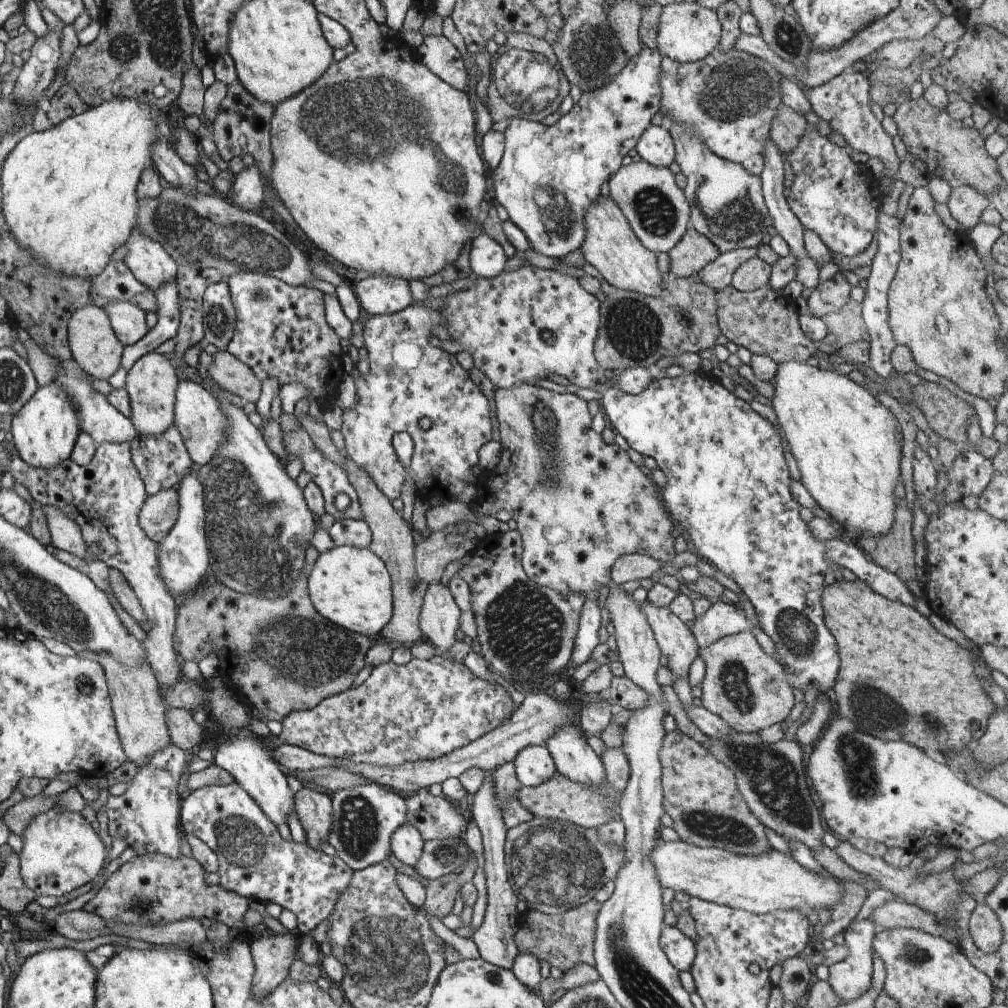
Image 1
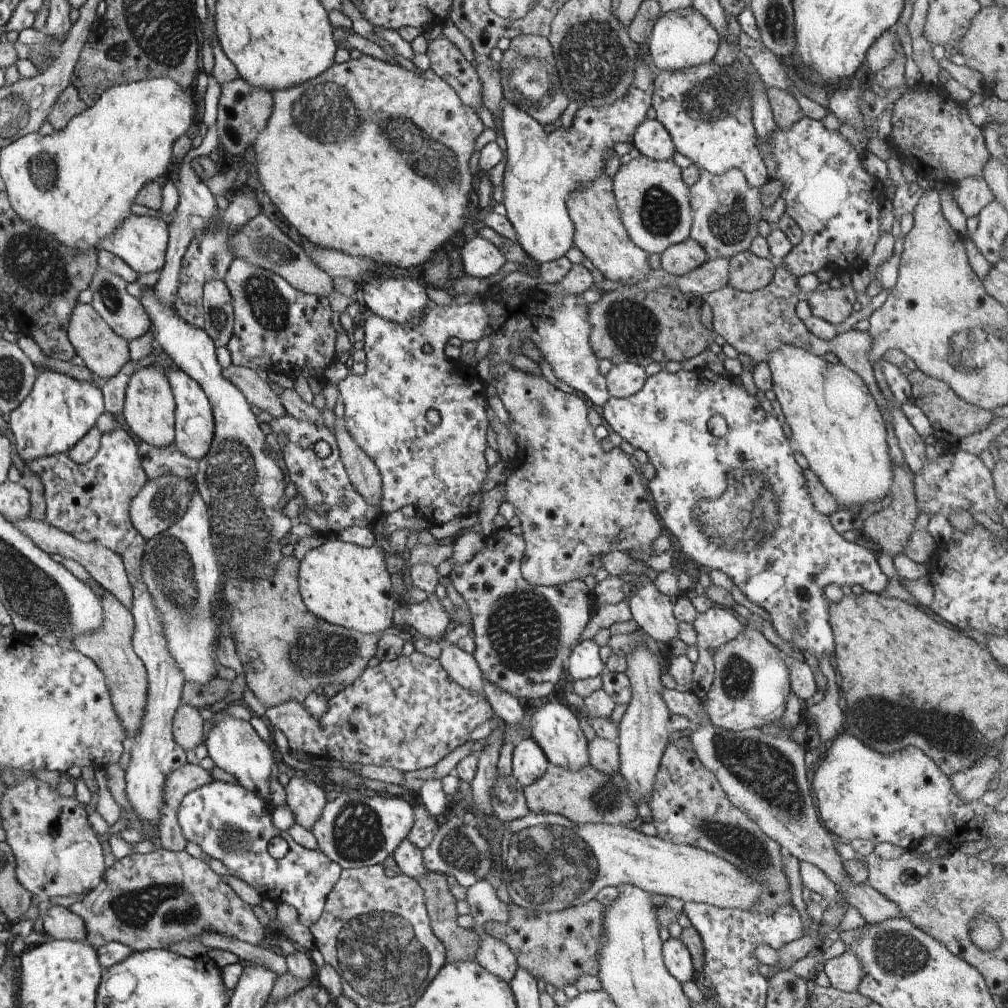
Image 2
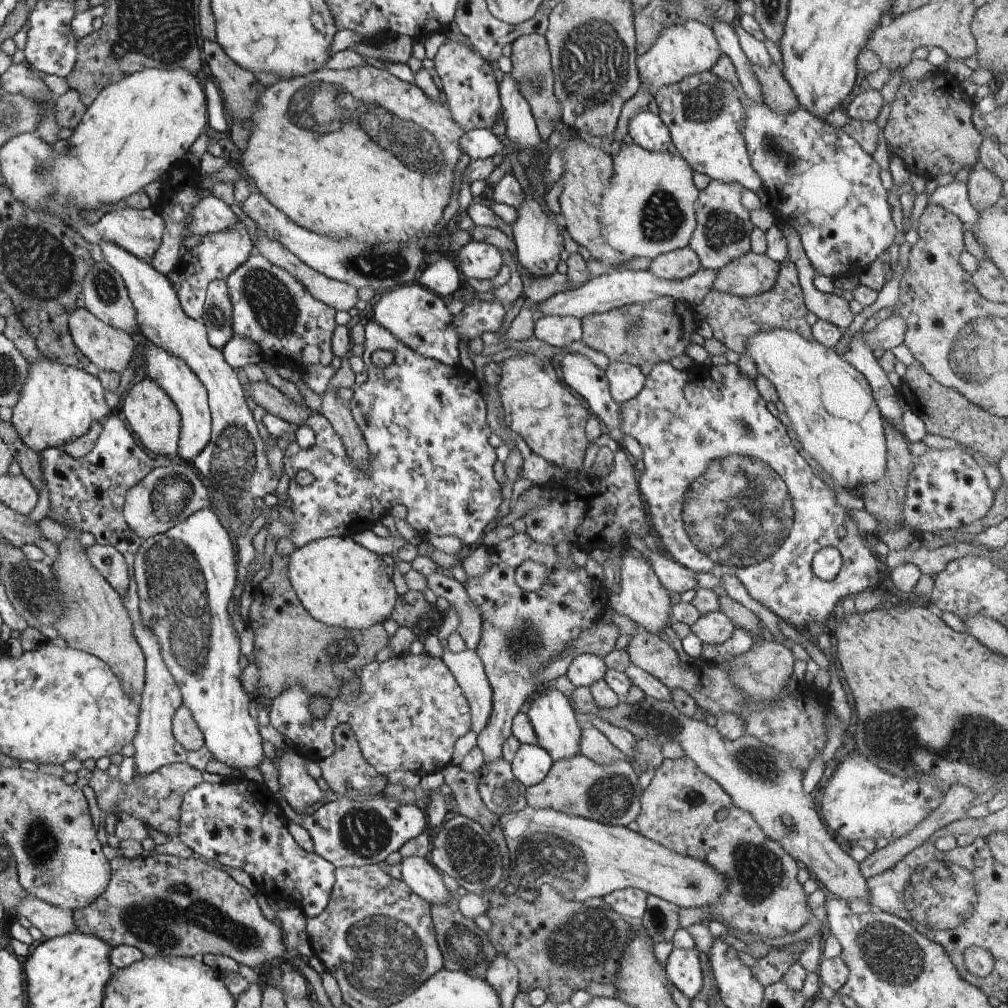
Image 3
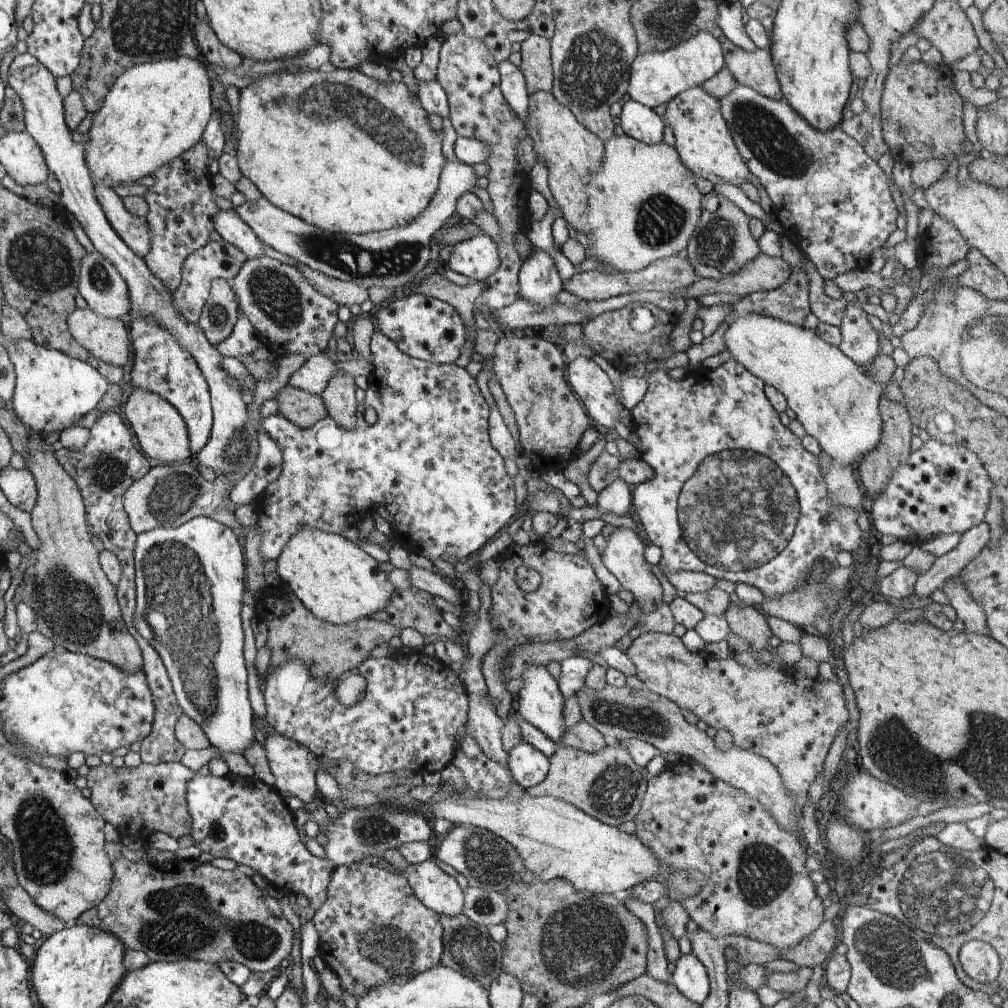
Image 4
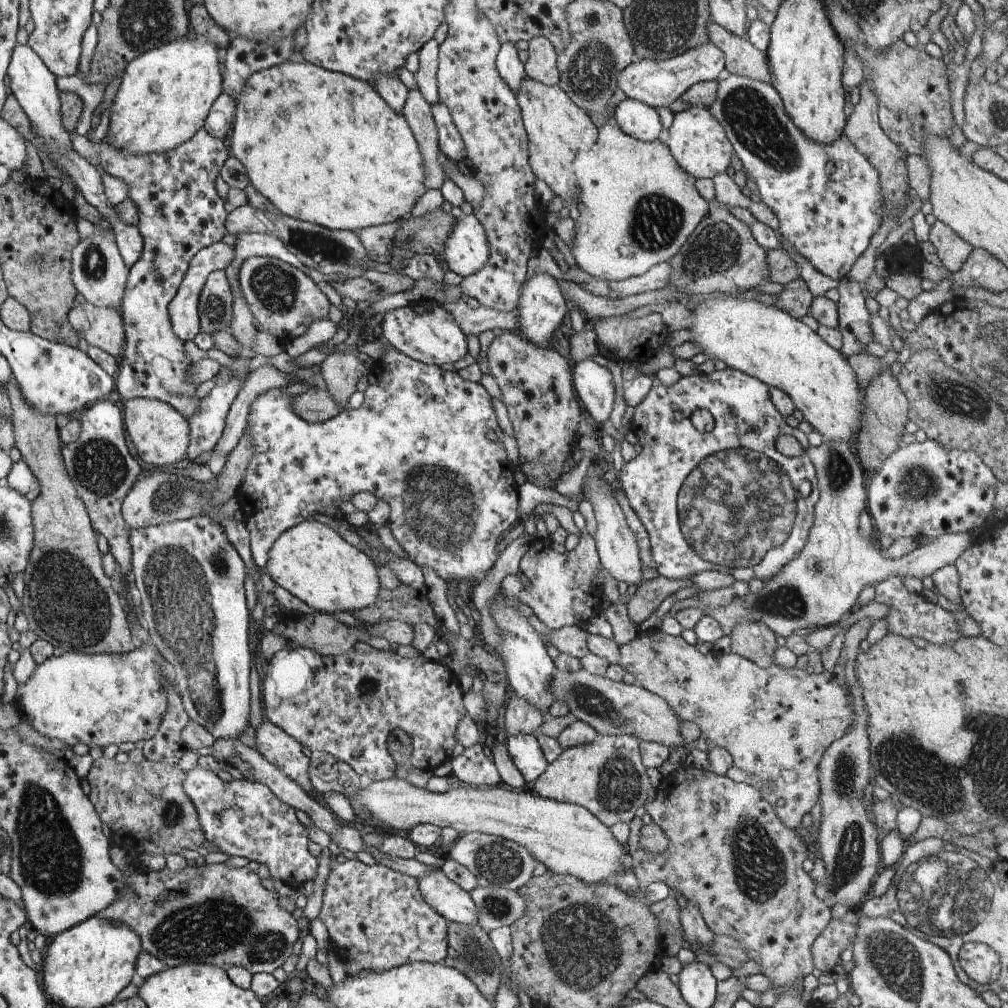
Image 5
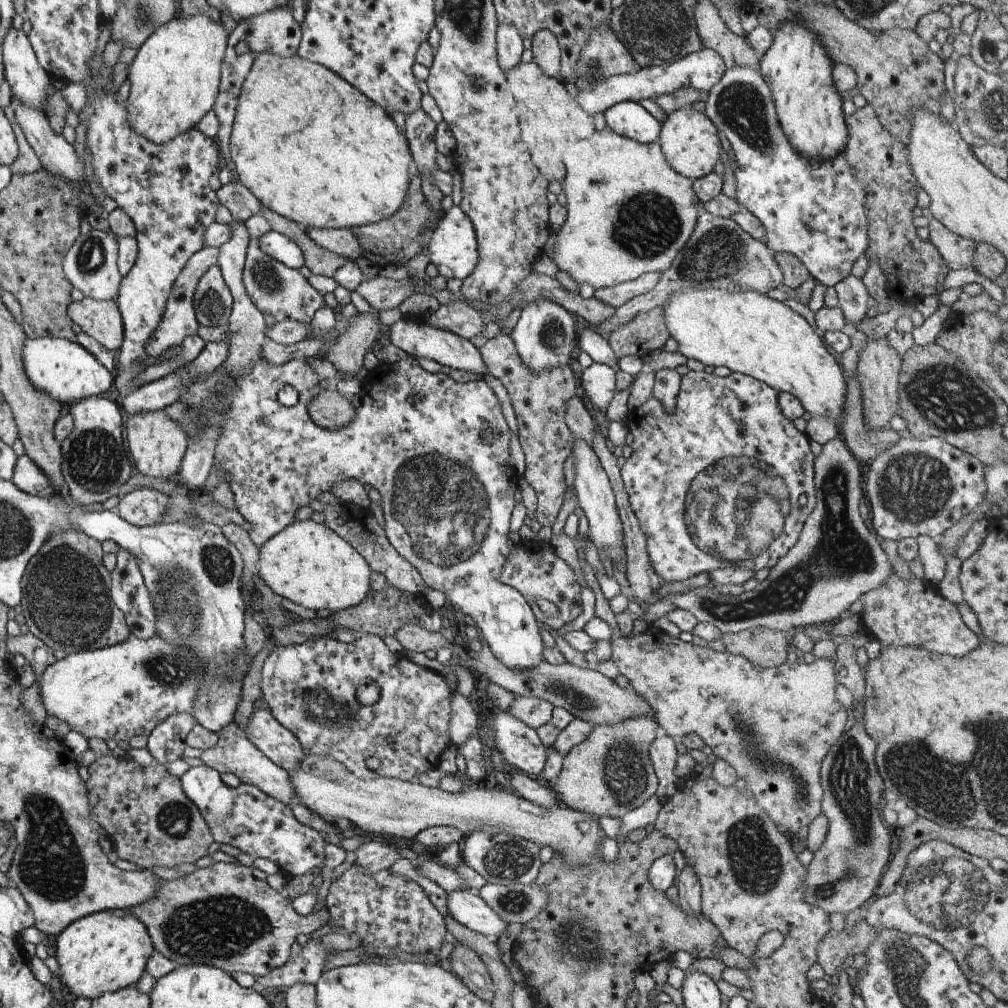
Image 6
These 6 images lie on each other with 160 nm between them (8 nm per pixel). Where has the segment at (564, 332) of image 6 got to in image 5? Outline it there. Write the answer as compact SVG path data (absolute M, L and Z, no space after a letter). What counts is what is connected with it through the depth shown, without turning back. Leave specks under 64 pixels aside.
M536 272L534 276L524 281L518 309L518 327L524 334L524 338L540 348L550 349L554 331L565 320L566 312L569 312L559 281L547 272Z

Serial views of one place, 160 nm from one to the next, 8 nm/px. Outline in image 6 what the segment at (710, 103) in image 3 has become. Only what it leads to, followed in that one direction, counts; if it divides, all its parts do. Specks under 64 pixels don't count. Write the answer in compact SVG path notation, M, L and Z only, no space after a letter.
M682 107L667 116L666 121L661 124L661 133L658 135L657 142L670 166L692 181L714 171L716 163L720 161L722 147L718 129L706 113L690 107Z

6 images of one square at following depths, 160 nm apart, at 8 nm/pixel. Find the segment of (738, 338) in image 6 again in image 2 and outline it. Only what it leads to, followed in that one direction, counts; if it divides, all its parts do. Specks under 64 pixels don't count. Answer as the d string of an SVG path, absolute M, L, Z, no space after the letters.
M792 345L781 346L766 362L771 370L776 398L792 432L791 438L794 438L798 450L808 460L809 470L818 476L822 486L834 496L837 506L848 506L852 510L853 504L873 502L878 505L890 494L893 463L886 443L887 424L879 404L862 377L840 362L829 363L823 356L812 355L811 352Z

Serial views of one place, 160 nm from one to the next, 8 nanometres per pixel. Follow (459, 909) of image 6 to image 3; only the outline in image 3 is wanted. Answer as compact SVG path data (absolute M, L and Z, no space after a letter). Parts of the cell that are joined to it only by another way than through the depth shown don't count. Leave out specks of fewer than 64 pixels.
M407 856L401 860L401 879L422 899L444 906L453 895L442 881L442 873L425 857Z

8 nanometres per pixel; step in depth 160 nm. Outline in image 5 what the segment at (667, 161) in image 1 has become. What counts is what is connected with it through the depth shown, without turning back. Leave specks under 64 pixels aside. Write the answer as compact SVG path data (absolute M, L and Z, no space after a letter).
M625 99L614 110L617 125L630 136L641 141L655 141L662 130L655 108L634 99Z

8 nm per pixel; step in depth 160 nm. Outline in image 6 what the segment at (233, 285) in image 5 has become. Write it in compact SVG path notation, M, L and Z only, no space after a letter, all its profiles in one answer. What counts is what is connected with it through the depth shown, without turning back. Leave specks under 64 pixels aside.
M278 231L265 233L260 240L260 248L273 259L278 259L291 269L298 269L305 264L304 251L294 241Z

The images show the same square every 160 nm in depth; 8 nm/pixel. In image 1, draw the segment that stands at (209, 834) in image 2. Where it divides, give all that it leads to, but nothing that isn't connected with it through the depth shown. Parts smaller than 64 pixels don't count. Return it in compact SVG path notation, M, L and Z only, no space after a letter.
M235 781L224 785L209 785L186 793L181 807L182 828L193 834L216 854L219 859L219 873L223 875L221 885L225 890L234 890L243 898L258 903L273 903L293 912L298 919L298 929L304 935L312 932L320 922L328 919L341 901L342 894L349 890L353 871L338 857L327 856L313 850L307 843L282 840L278 828L269 816L261 810L249 792Z

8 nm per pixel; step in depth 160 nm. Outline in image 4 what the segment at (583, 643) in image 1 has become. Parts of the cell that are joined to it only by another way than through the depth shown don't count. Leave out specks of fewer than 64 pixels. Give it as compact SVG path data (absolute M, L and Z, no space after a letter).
M584 656L570 657L561 662L561 673L557 683L565 700L583 689L585 678L594 663Z

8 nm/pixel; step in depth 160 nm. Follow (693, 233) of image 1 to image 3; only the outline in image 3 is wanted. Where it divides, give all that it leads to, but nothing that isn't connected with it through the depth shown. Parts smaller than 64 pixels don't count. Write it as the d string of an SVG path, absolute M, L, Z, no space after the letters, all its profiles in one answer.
M688 246L657 256L648 270L661 279L682 280L694 274L700 267L698 255Z

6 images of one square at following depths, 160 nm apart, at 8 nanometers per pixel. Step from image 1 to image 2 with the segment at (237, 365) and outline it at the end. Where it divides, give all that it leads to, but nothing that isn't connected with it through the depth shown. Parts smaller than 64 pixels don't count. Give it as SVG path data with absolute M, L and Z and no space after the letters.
M234 364L225 368L224 375L234 386L242 390L245 397L260 410L269 412L274 419L287 414L281 399L272 391L270 385L260 379L257 371Z

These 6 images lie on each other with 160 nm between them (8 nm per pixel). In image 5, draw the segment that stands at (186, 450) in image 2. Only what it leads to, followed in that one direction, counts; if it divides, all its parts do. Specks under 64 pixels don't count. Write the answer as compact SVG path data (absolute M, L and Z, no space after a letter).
M200 129L189 141L183 142L180 146L163 153L150 153L147 155L130 155L122 154L122 151L118 151L116 147L113 147L107 142L107 138L104 138L100 144L97 145L98 153L100 154L100 164L103 166L103 172L106 172L112 176L122 178L130 186L129 196L136 204L139 210L139 223L137 224L144 238L144 255L136 262L136 264L129 267L129 280L128 289L125 290L125 296L122 299L120 308L122 309L122 318L125 318L126 329L126 348L123 350L123 354L119 361L121 364L120 370L116 374L118 392L122 395L125 401L135 398L147 398L158 399L164 402L170 402L176 410L182 410L182 414L186 414L186 418L193 417L201 409L201 400L196 398L196 388L199 384L192 378L191 370L193 364L186 353L184 352L184 341L177 337L176 331L173 329L172 319L169 315L169 305L172 304L173 298L176 296L178 289L180 289L181 282L185 278L185 274L189 270L190 262L193 257L197 256L197 253L207 246L213 245L215 242L221 241L222 238L226 238L226 222L230 218L230 202L226 202L217 191L217 178L220 174L220 168L224 164L224 160L228 158L228 152L226 152L226 146L222 144L223 140L216 140L214 136L210 136L206 130Z

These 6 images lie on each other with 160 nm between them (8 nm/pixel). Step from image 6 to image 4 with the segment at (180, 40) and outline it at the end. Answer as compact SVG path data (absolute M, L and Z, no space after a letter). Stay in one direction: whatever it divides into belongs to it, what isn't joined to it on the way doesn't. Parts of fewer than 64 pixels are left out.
M178 57L127 69L114 81L102 106L93 114L88 141L83 143L86 164L93 182L112 187L114 184L132 184L144 176L153 175L161 166L180 157L200 142L214 111L210 80L198 59Z

